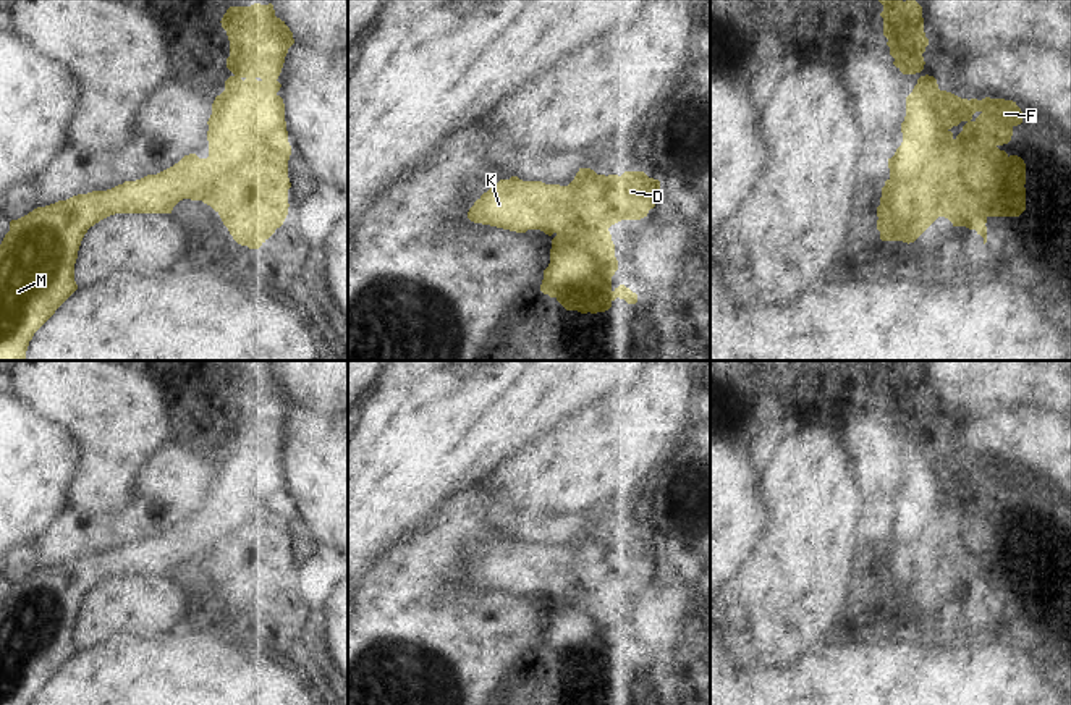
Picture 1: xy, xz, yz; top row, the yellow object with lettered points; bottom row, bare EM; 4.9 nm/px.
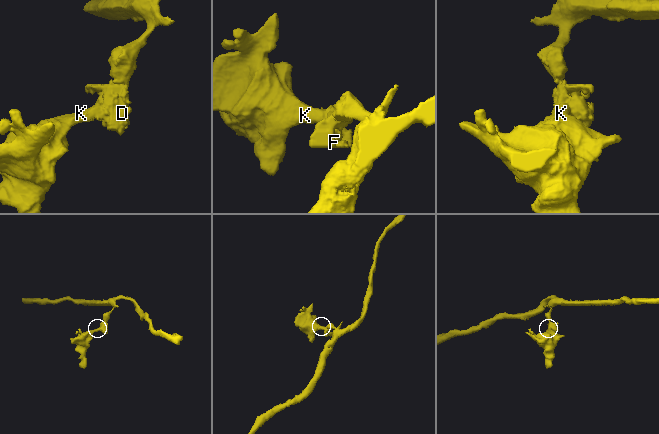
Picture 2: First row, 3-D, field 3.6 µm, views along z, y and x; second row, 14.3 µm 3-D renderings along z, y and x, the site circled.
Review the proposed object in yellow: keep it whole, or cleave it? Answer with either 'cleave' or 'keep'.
keep

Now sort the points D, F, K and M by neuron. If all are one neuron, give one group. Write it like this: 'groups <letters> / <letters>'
groups D F K M

